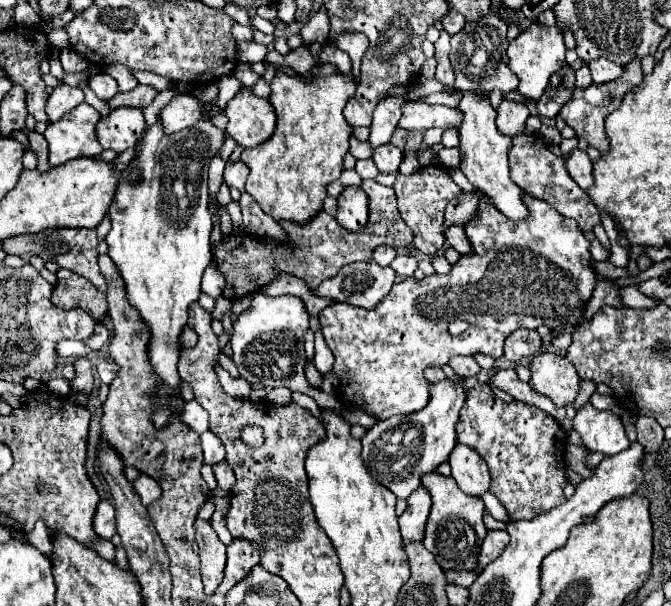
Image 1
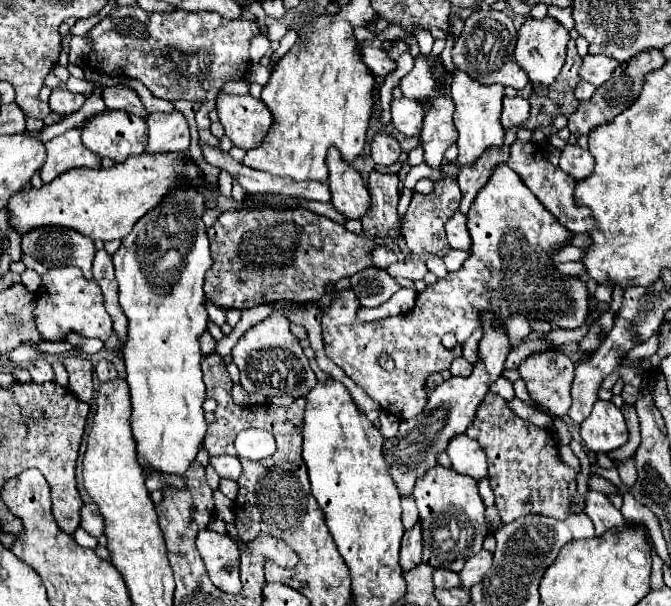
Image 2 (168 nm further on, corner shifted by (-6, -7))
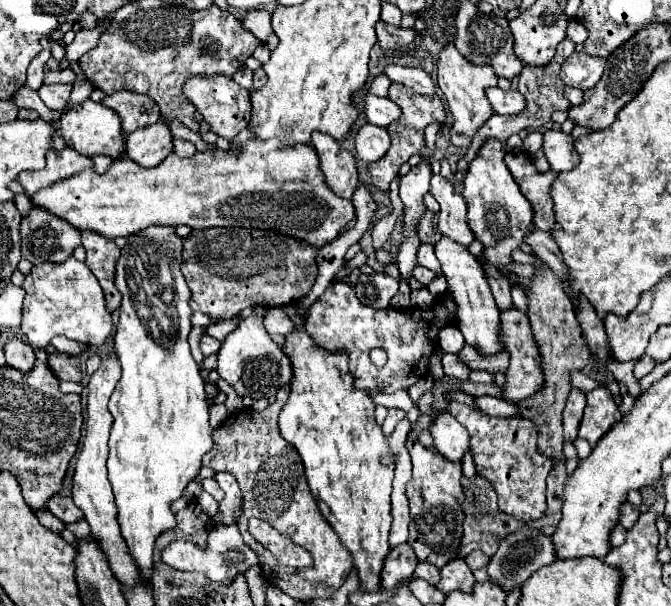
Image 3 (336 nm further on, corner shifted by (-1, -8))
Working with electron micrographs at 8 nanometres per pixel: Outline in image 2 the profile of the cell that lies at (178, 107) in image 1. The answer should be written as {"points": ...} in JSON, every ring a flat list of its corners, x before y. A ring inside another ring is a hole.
{"points":[[150,113,148,125,148,153,170,153,188,151,190,131,182,113]]}

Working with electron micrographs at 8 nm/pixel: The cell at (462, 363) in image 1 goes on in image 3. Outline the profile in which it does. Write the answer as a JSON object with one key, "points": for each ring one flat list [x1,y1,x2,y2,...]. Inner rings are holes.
{"points":[[443,354,443,370,449,378,457,380,467,380,471,374,471,368,457,354]]}

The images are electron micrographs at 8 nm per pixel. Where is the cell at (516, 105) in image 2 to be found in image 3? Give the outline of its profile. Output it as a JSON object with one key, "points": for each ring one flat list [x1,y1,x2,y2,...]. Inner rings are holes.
{"points":[[489,88,487,92,487,98,489,102,493,104,493,110,497,114,503,114,503,116,511,116,511,114,519,114,523,112,525,108,525,98,517,92,517,90,507,90,503,92,501,88]]}

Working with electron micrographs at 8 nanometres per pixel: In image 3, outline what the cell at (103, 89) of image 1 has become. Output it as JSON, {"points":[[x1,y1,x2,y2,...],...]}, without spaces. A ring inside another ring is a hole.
{"points":[[113,92,109,96,103,98,101,102,103,106,115,110,121,116,123,122,123,130,129,134,145,124,155,124,161,116,159,116,159,108,153,102,153,98,149,98,147,94,137,94,137,92]]}

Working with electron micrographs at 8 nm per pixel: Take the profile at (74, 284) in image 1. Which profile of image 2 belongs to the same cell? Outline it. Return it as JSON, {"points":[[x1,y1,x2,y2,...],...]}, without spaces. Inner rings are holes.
{"points":[[78,267,48,269,48,273,42,275,42,283,36,291,34,319,38,333,44,341,50,343,64,341,66,335,72,331,82,337,96,337,102,341,106,341,112,335,112,319,110,315,106,315,102,291,98,283,94,283,94,279,84,279]]}

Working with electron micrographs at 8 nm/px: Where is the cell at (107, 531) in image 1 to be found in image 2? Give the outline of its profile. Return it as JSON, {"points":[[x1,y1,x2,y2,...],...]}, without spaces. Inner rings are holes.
{"points":[[86,503,82,505,80,509,80,527,86,529,92,537,102,537,102,527,104,527,104,521,98,513,98,507,94,503]]}

